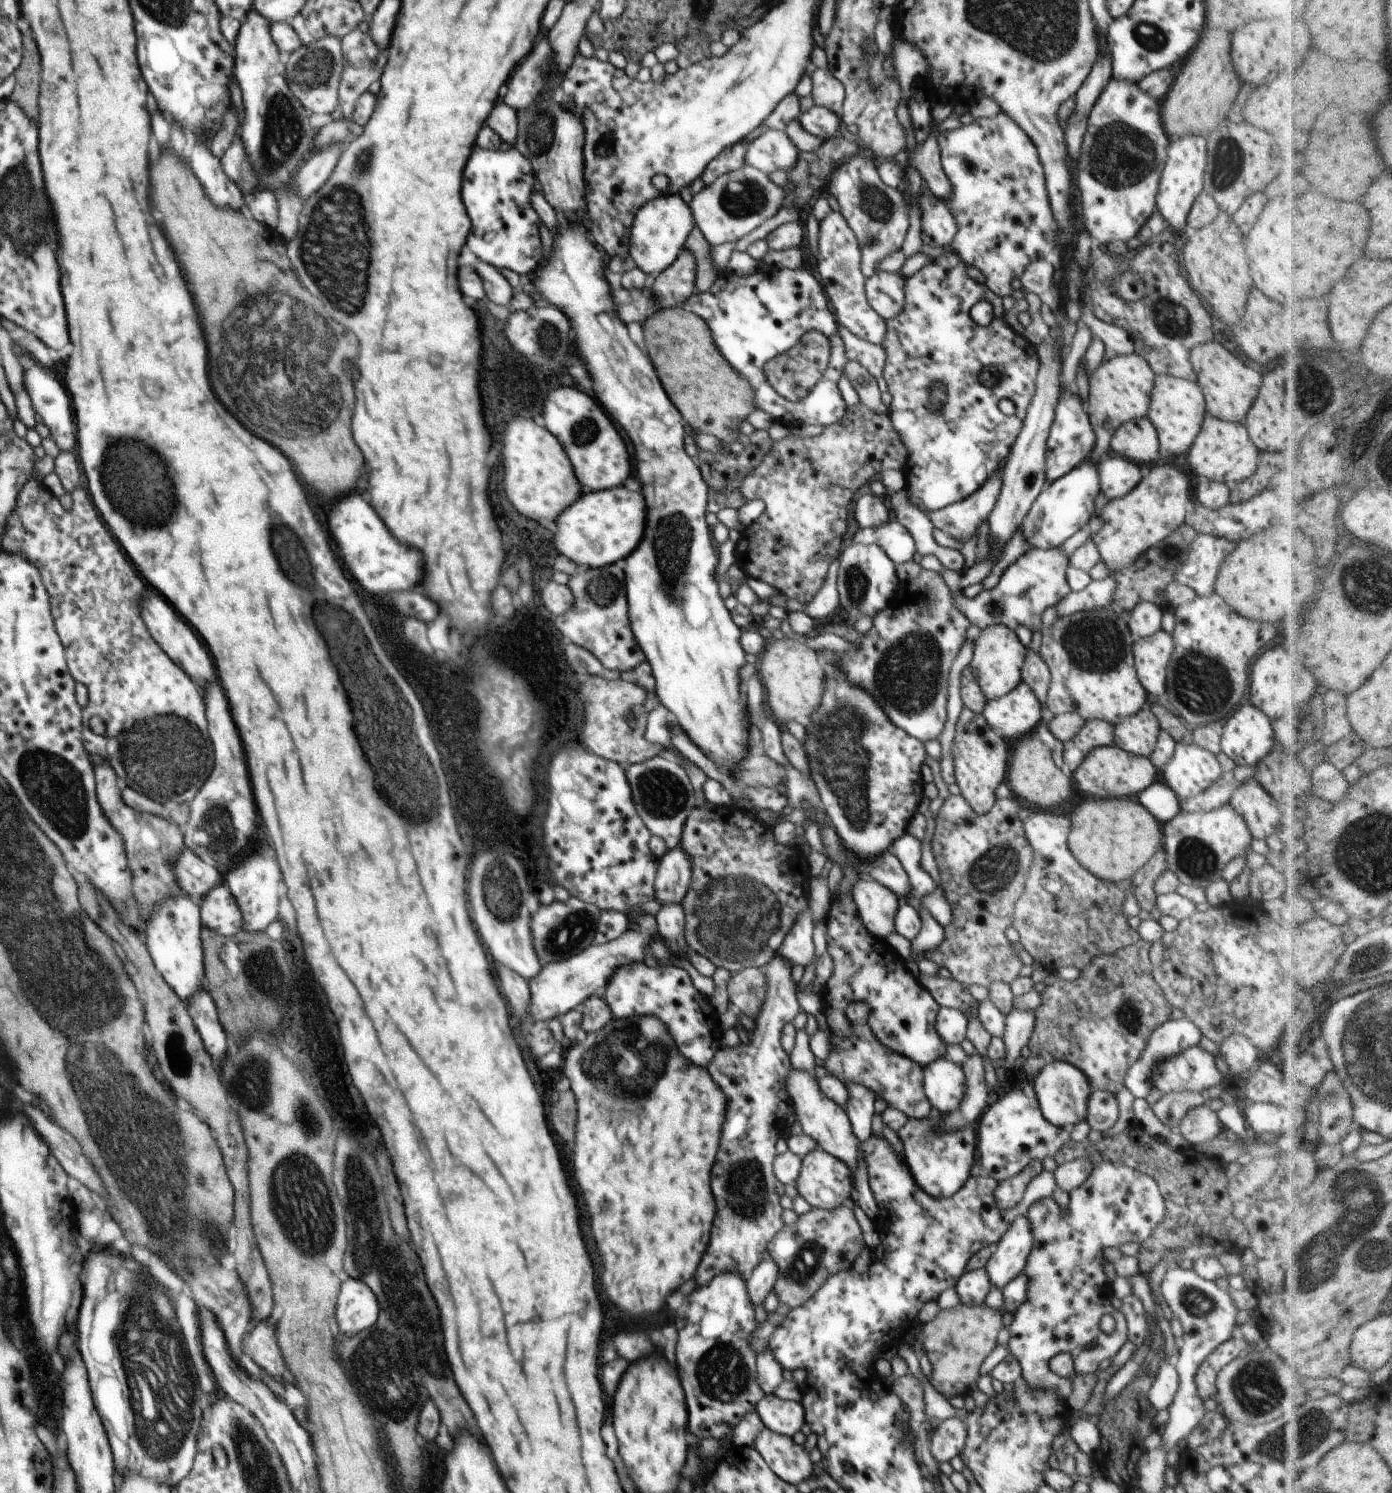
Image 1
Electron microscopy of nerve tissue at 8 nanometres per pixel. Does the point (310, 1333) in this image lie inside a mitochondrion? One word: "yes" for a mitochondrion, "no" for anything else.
no

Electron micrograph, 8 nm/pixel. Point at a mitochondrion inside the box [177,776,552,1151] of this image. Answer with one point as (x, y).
(501, 886)

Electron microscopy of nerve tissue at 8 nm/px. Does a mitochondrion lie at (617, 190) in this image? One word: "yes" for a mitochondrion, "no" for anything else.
no

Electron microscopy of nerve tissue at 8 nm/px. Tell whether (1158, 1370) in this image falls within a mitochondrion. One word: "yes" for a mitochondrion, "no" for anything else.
no

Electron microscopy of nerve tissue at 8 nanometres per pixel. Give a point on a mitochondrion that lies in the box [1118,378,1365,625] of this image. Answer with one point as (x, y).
(1171, 552)

